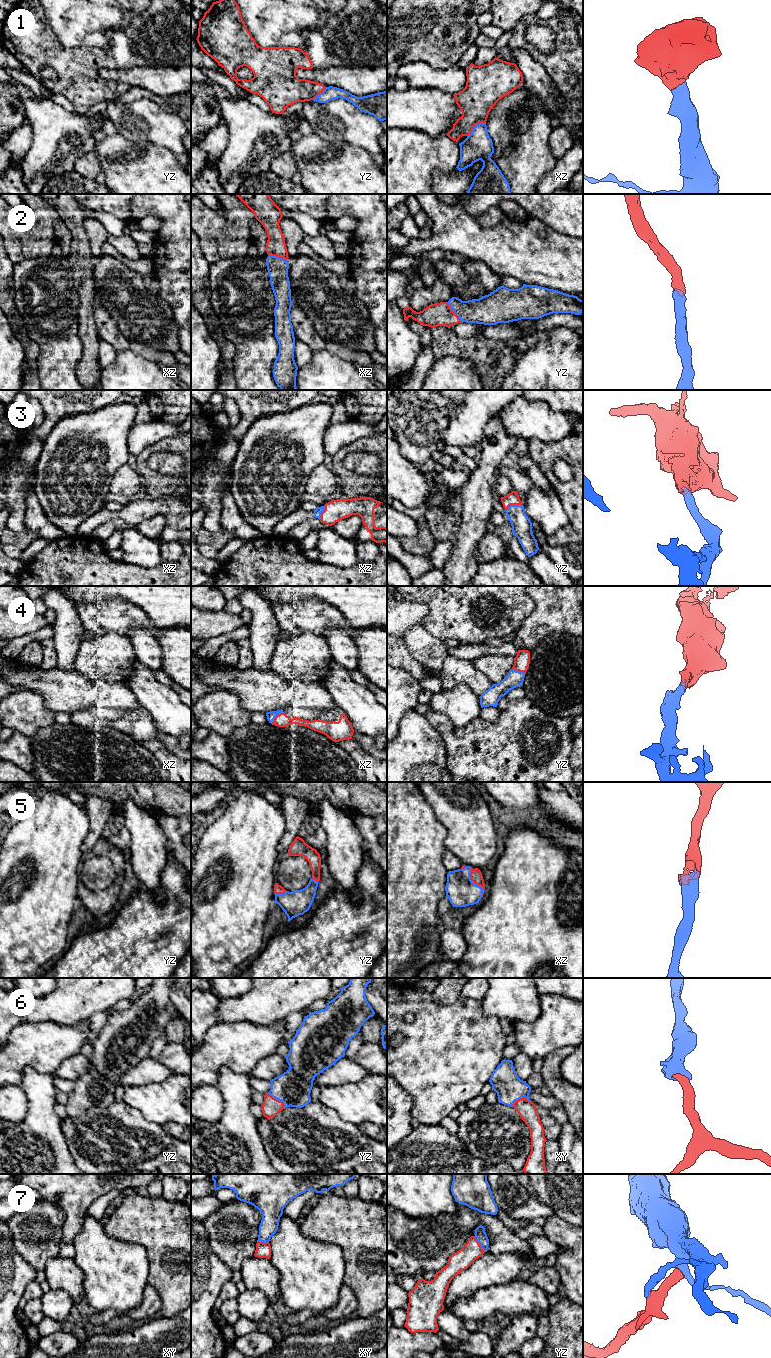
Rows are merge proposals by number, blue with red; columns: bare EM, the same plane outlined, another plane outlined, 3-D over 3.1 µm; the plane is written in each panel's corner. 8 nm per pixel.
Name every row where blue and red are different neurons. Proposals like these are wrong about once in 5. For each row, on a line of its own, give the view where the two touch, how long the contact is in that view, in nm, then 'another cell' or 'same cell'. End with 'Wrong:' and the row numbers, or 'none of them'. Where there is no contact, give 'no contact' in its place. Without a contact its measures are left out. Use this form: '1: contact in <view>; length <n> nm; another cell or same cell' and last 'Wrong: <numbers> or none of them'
1: contact in xz; length 190 nm; another cell
2: contact in yz; length 200 nm; same cell
3: contact in yz; length 140 nm; same cell
4: contact in xz; length 140 nm; same cell
5: contact in xz; length 240 nm; same cell
6: contact in xy; length 170 nm; same cell
7: contact in yz; length 160 nm; same cell
Wrong: 1

